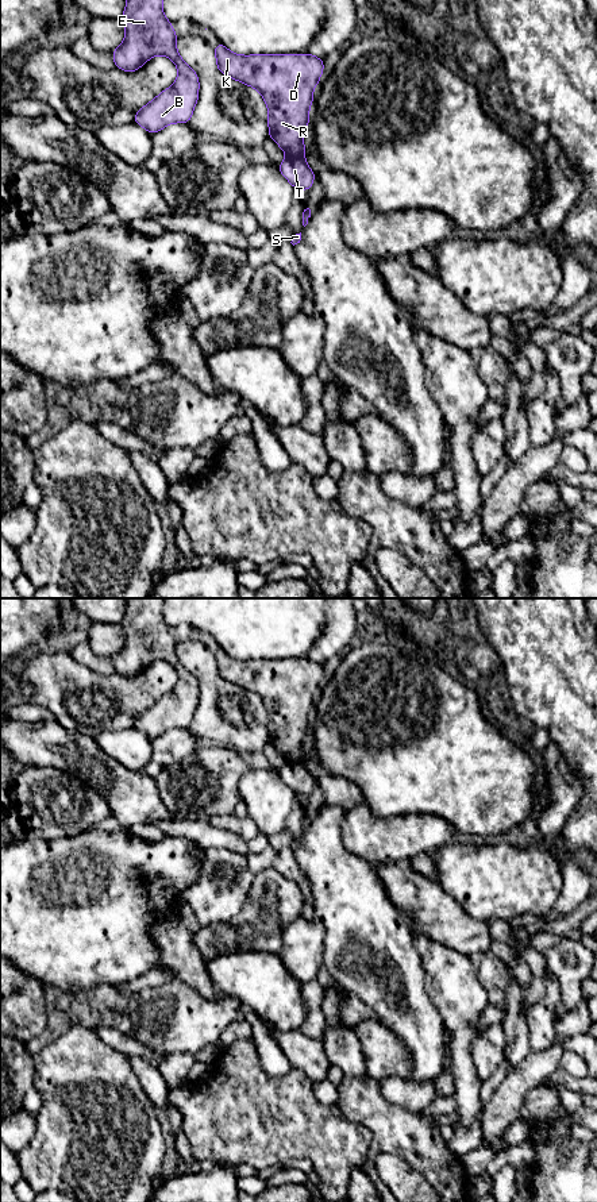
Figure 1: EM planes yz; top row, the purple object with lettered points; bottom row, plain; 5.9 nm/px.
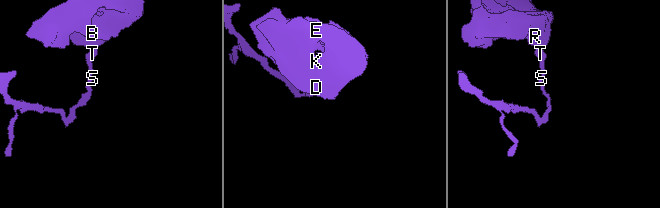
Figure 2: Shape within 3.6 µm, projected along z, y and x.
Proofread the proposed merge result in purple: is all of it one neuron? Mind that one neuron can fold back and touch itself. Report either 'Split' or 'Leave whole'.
Split

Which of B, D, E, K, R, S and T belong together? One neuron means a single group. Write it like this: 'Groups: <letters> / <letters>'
Groups: B D E K R / S T

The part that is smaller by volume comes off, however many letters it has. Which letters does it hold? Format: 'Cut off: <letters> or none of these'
Cut off: S, T

